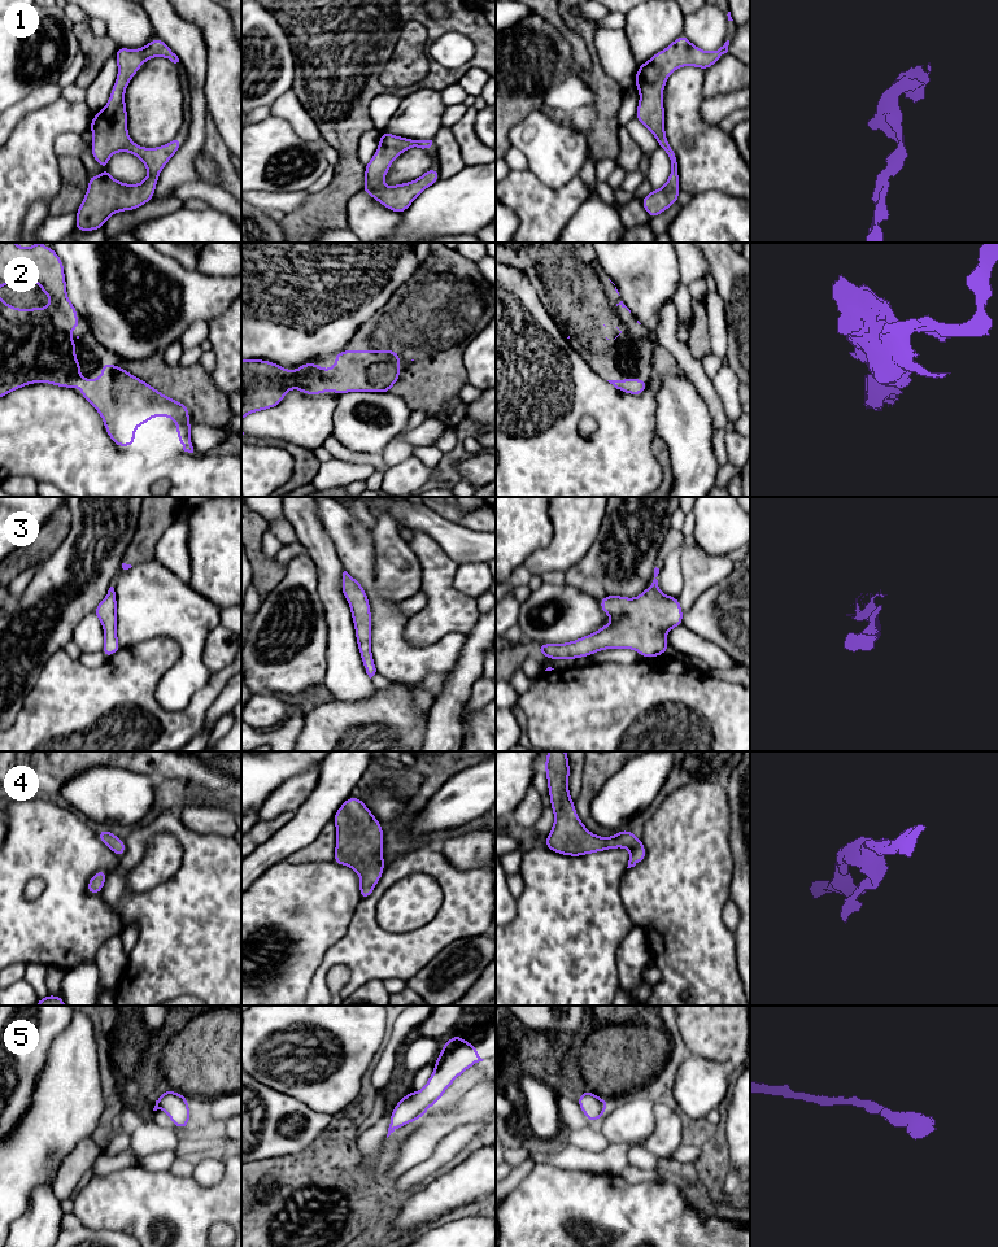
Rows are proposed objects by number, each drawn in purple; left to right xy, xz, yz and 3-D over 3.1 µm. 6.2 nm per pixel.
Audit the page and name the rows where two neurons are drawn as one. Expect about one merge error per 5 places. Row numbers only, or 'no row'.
no row

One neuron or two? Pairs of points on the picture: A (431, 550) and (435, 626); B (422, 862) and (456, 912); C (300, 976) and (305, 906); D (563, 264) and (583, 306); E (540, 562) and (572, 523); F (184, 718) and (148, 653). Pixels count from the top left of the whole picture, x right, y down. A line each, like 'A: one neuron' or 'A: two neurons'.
A: one neuron
B: one neuron
C: one neuron
D: one neuron
E: one neuron
F: one neuron

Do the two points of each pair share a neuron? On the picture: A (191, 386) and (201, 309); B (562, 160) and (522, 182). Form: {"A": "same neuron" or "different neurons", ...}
{"A": "different neurons", "B": "different neurons"}

